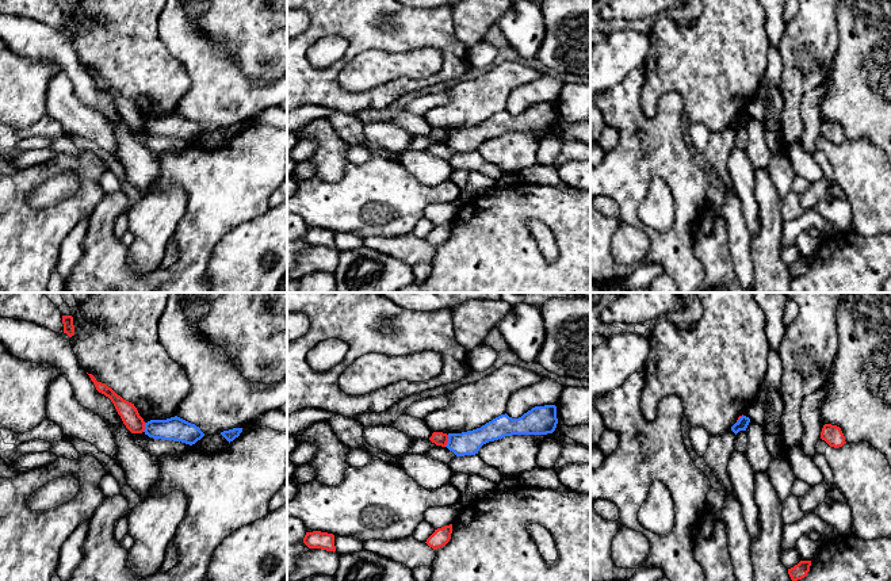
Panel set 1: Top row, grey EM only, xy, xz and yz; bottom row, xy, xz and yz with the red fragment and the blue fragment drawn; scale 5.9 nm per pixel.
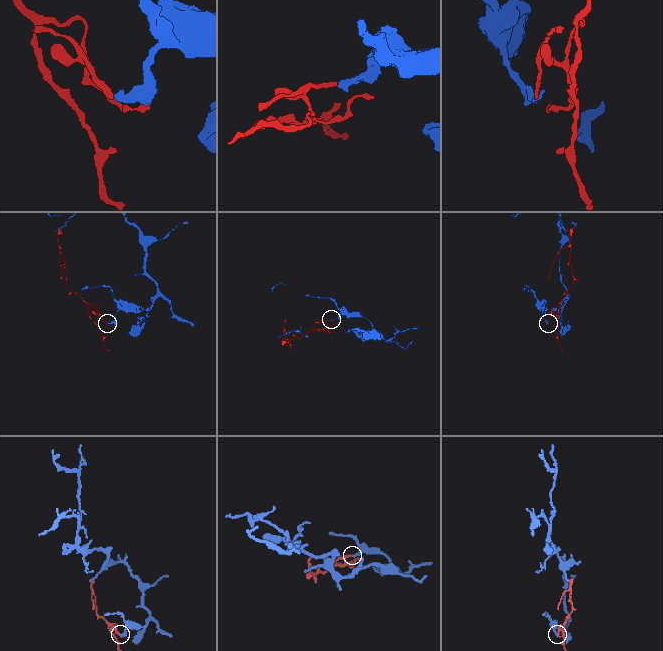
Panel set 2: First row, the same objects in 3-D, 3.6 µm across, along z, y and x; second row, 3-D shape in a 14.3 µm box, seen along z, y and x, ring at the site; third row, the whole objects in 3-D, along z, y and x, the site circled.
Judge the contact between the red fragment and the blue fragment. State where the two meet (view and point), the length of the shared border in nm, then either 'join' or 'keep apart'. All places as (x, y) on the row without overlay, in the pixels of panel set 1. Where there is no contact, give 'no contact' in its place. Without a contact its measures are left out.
xz (447, 137) | 80 nm | keep apart

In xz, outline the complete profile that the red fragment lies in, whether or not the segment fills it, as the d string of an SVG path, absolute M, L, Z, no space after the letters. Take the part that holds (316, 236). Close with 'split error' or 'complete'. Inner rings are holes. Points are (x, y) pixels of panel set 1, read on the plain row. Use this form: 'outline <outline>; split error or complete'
outline M321 228L306 229L303 240L309 245L321 245L326 248L336 248L334 232Z; complete

